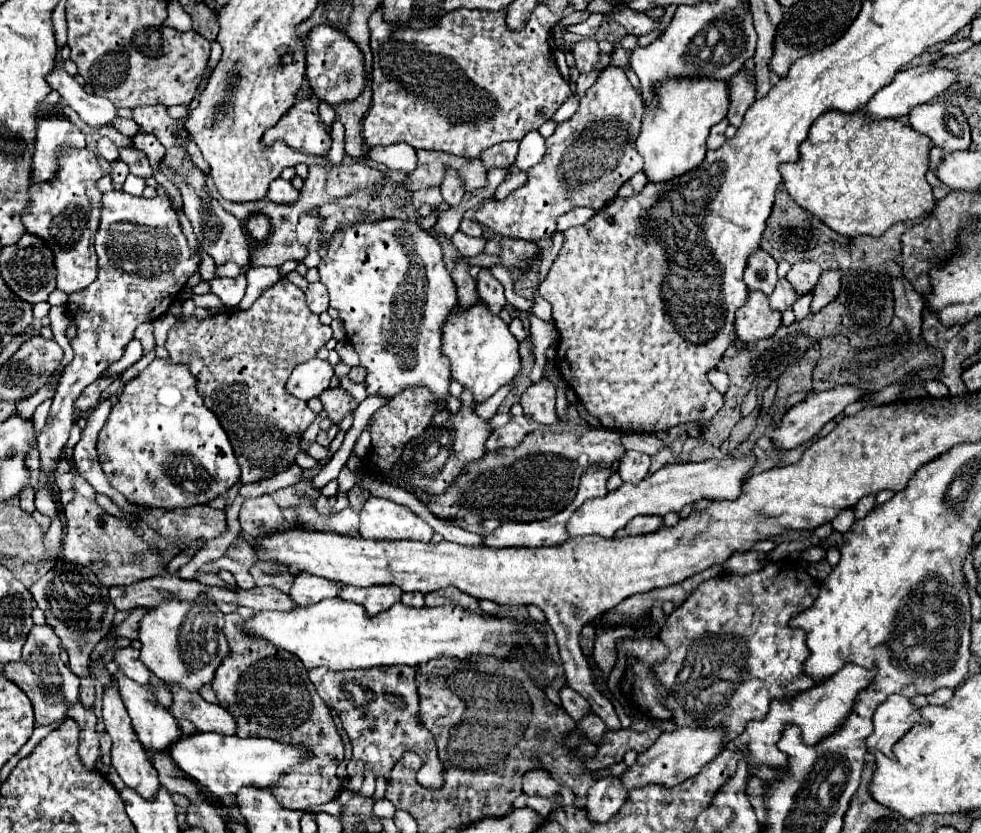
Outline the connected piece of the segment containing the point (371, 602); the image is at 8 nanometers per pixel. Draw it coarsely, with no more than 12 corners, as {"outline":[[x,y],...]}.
{"outline":[[343,586],[339,596],[375,616],[401,600],[399,586]]}

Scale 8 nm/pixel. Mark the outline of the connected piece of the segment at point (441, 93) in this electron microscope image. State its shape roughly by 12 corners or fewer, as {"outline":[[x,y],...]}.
{"outline":[[537,4],[369,18],[369,146],[461,158],[569,100]]}

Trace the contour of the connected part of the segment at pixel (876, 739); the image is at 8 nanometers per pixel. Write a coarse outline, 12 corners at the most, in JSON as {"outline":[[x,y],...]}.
{"outline":[[891,694],[873,714],[869,752],[891,754],[915,724],[927,724],[911,698]]}

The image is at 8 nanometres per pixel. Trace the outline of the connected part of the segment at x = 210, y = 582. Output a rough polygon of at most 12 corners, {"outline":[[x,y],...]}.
{"outline":[[201,574],[199,582],[205,586],[219,586],[239,590],[237,586],[227,586],[217,574]]}

